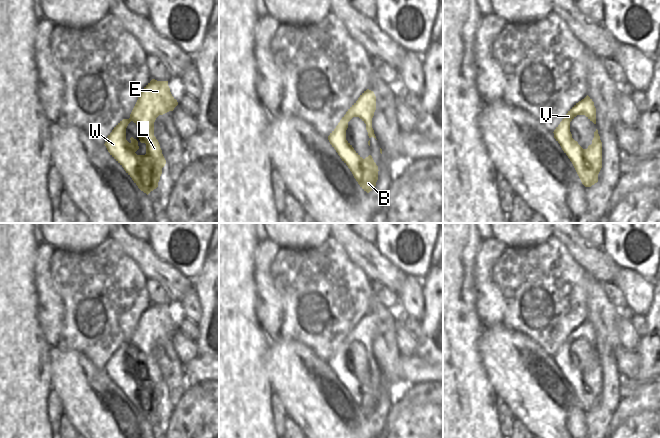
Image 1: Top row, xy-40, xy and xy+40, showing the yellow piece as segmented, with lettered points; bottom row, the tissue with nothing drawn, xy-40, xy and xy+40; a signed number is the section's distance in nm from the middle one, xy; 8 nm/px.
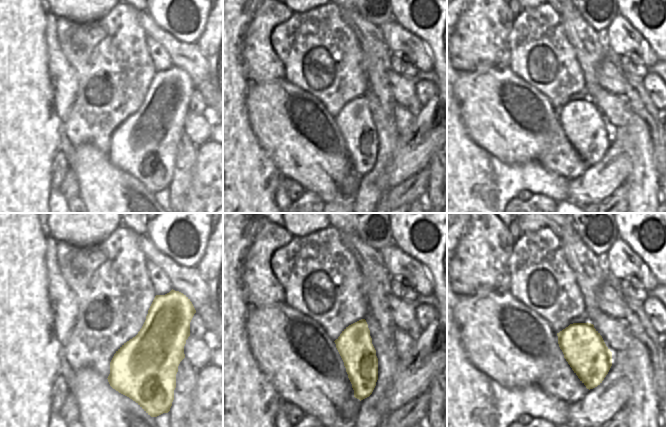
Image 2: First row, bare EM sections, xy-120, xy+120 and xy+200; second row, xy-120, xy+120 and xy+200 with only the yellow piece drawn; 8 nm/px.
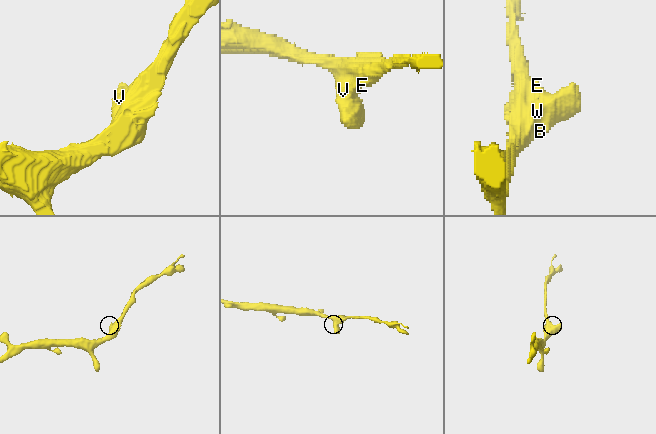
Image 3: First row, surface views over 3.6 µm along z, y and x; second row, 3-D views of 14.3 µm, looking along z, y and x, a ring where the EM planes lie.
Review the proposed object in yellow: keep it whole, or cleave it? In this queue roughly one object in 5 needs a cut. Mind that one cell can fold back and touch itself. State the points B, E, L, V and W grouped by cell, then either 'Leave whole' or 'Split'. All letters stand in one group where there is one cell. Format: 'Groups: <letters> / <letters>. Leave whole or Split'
Groups: B E L V W. Leave whole

